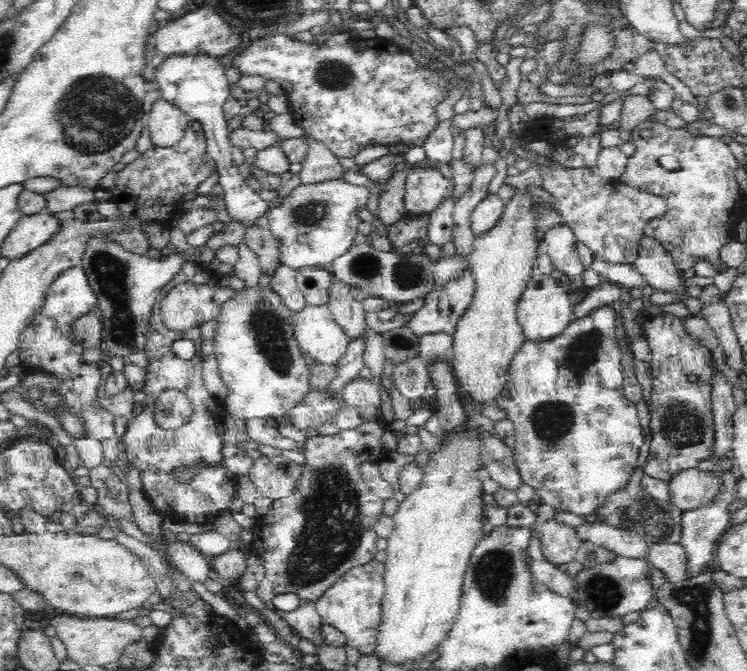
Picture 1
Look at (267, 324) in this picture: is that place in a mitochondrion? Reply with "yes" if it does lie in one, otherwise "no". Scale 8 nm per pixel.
yes

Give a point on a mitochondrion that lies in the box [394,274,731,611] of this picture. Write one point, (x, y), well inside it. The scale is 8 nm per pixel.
(683, 424)

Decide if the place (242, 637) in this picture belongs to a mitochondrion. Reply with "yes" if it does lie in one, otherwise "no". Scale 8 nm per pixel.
no

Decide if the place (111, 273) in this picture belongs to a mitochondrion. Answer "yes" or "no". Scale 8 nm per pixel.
yes

